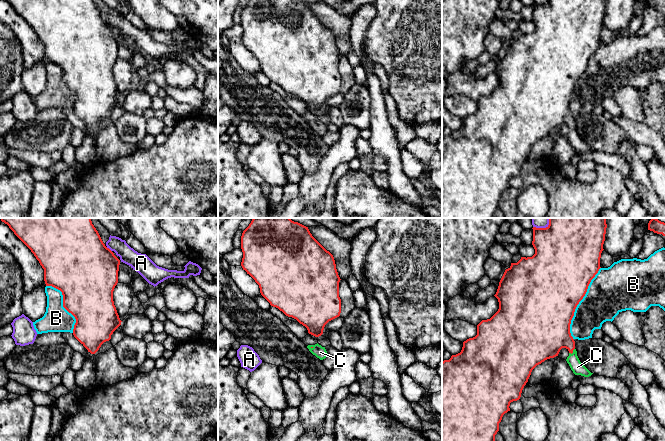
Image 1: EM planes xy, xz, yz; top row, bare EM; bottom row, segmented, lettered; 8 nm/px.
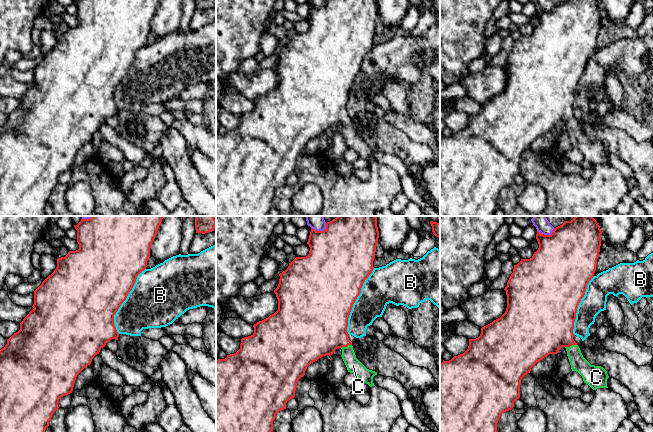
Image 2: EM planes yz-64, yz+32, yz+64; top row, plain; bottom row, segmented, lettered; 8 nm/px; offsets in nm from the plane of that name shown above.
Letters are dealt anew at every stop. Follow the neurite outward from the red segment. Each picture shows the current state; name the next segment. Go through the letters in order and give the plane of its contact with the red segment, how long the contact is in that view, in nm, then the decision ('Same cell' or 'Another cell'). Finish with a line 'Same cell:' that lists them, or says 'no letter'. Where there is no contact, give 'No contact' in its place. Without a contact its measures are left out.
A: Touches red in xy. Shared border 60 nm. Another cell
B: Touches red in yz. Shared border 600 nm. Another cell
C: Touches red in yz. Shared border 60 nm. Same cell
Same cell: C

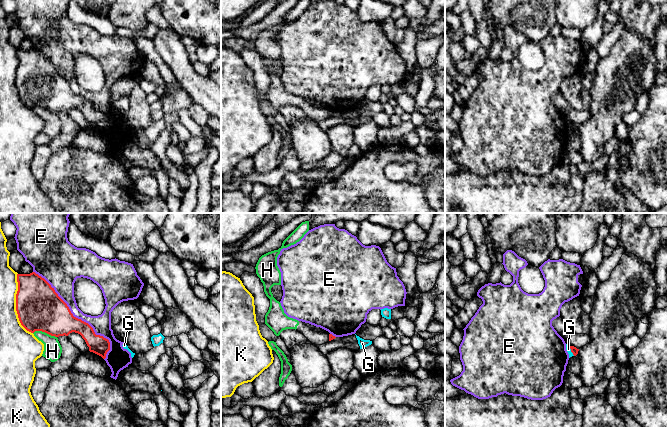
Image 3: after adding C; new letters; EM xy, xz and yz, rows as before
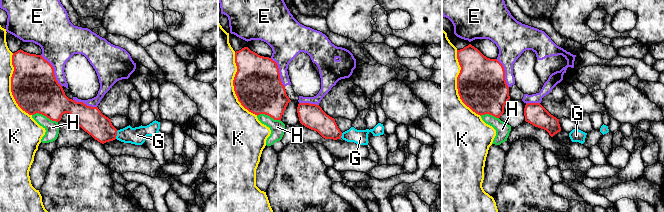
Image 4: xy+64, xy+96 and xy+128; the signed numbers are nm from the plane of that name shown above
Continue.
E: Touches red in xy. Shared border 900 nm. Another cell
G: Touches red in yz. Shared border 90 nm. Another cell
H: Touches red in xy. Shared border 200 nm. Another cell
K: Touches red in xy. Shared border 500 nm. Another cell
Same cell: no letter

